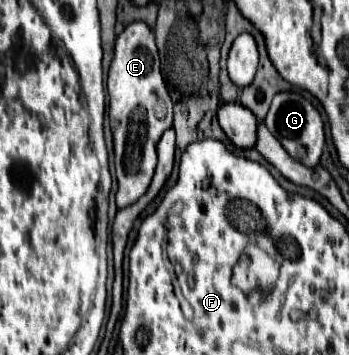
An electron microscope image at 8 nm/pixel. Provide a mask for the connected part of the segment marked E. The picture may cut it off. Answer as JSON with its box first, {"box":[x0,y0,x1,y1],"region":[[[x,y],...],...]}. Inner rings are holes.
{"box":[107,22,173,206],"region":[[[131,22],[115,42],[115,58],[107,78],[109,118],[115,140],[115,176],[119,180],[117,206],[135,204],[149,188],[157,166],[157,142],[173,126],[173,102],[161,74],[155,32],[145,22]]]}

